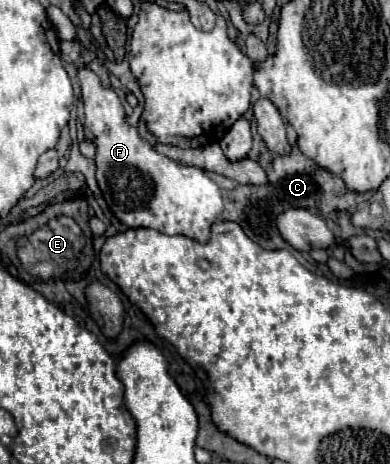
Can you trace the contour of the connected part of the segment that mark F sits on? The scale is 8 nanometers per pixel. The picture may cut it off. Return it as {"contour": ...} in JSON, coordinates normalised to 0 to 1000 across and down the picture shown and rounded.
{"contour":[[[200,147],[221,263],[241,289],[246,388],[287,461],[328,491],[390,491],[415,504],[472,504],[503,522],[538,517],[538,487],[564,470],[574,431],[559,397],[513,362],[472,358],[410,328],[333,272],[292,194],[272,194],[226,147]]]}

